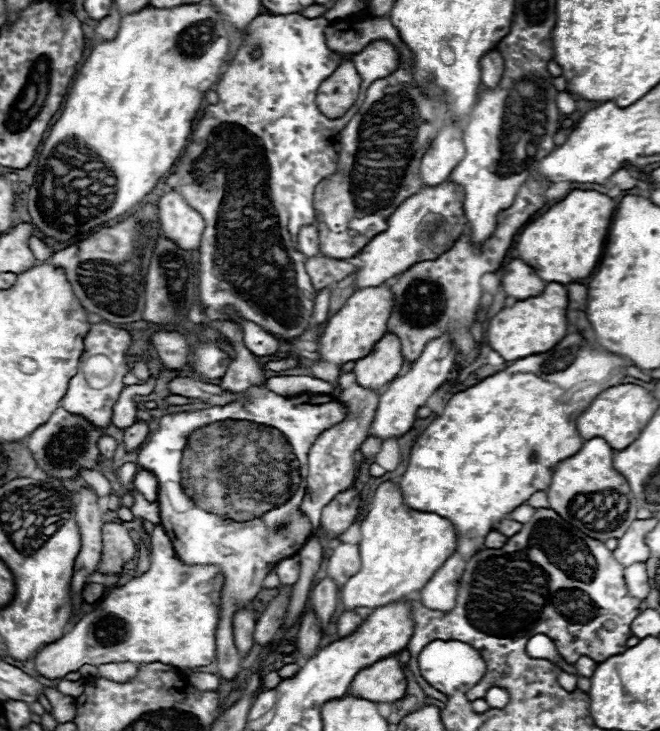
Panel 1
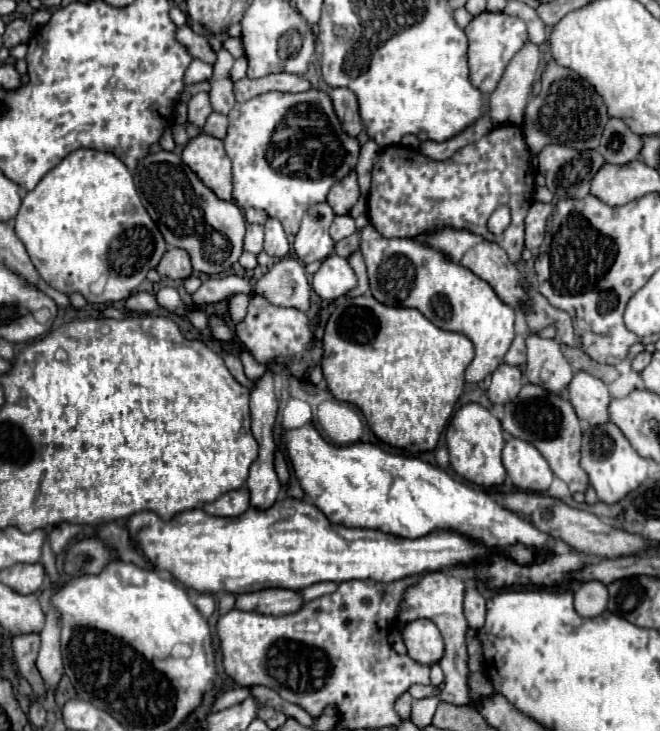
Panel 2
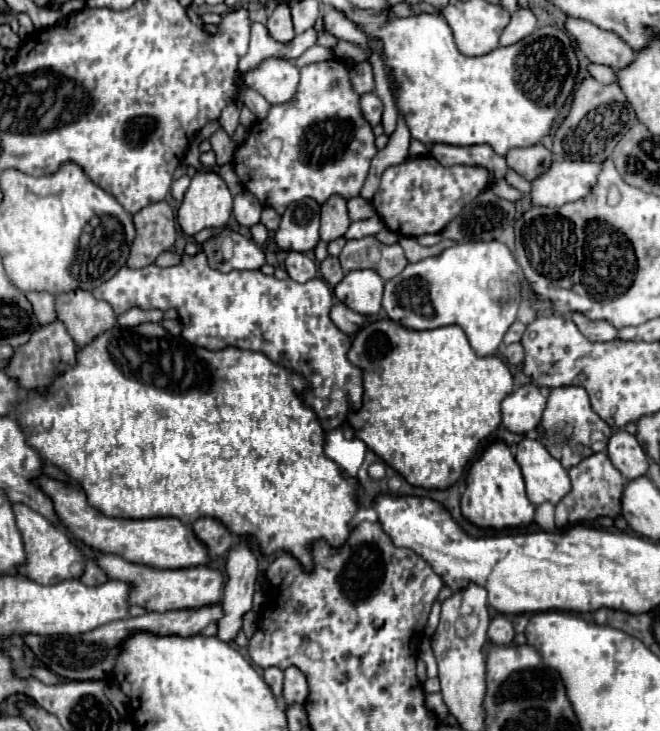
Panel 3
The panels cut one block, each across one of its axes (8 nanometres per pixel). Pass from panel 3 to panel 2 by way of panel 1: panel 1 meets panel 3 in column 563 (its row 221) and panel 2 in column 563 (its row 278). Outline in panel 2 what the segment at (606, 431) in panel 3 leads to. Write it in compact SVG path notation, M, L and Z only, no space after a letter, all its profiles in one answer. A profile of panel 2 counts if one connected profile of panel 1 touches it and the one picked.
M528 334L526 338L528 362L526 362L526 380L538 384L550 392L562 392L572 380L572 368L566 362L560 344L552 338L540 338L538 334Z

